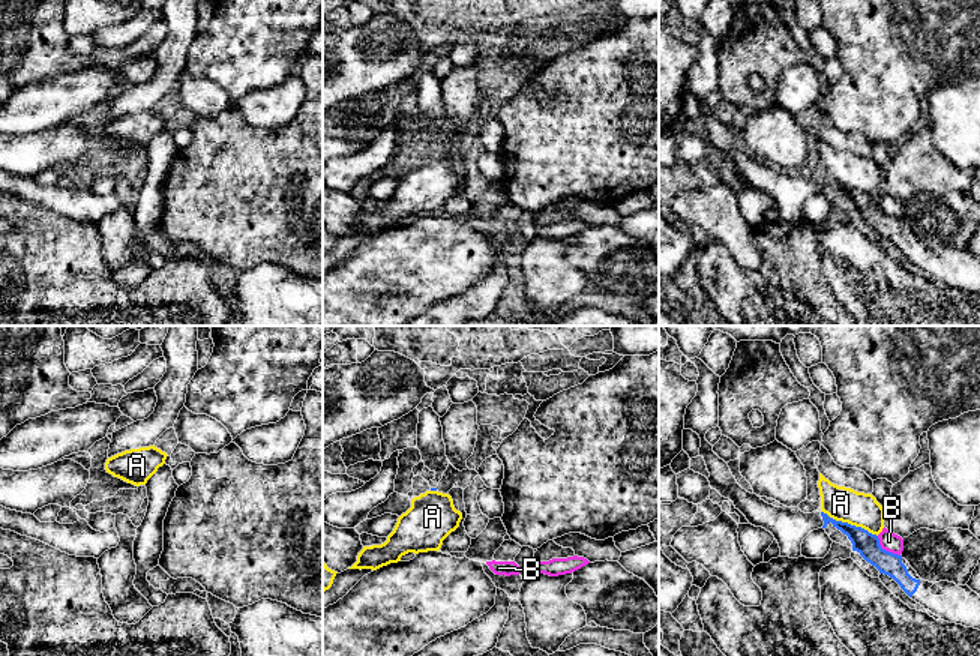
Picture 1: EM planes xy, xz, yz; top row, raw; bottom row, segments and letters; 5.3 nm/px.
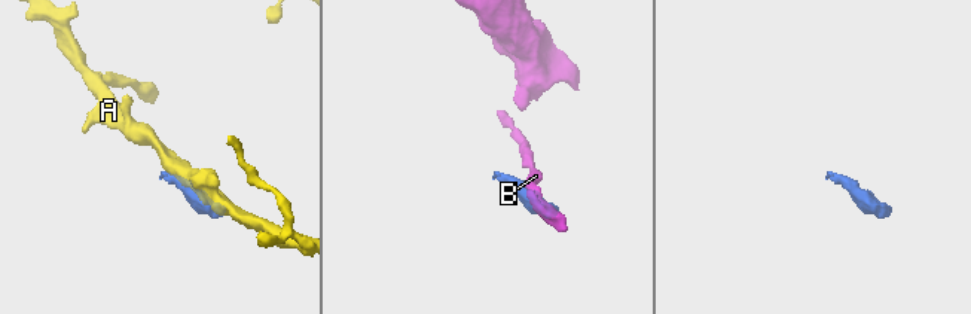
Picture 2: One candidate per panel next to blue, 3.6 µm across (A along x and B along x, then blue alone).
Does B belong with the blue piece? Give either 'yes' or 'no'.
no

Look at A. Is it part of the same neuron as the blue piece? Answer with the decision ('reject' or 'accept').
reject

